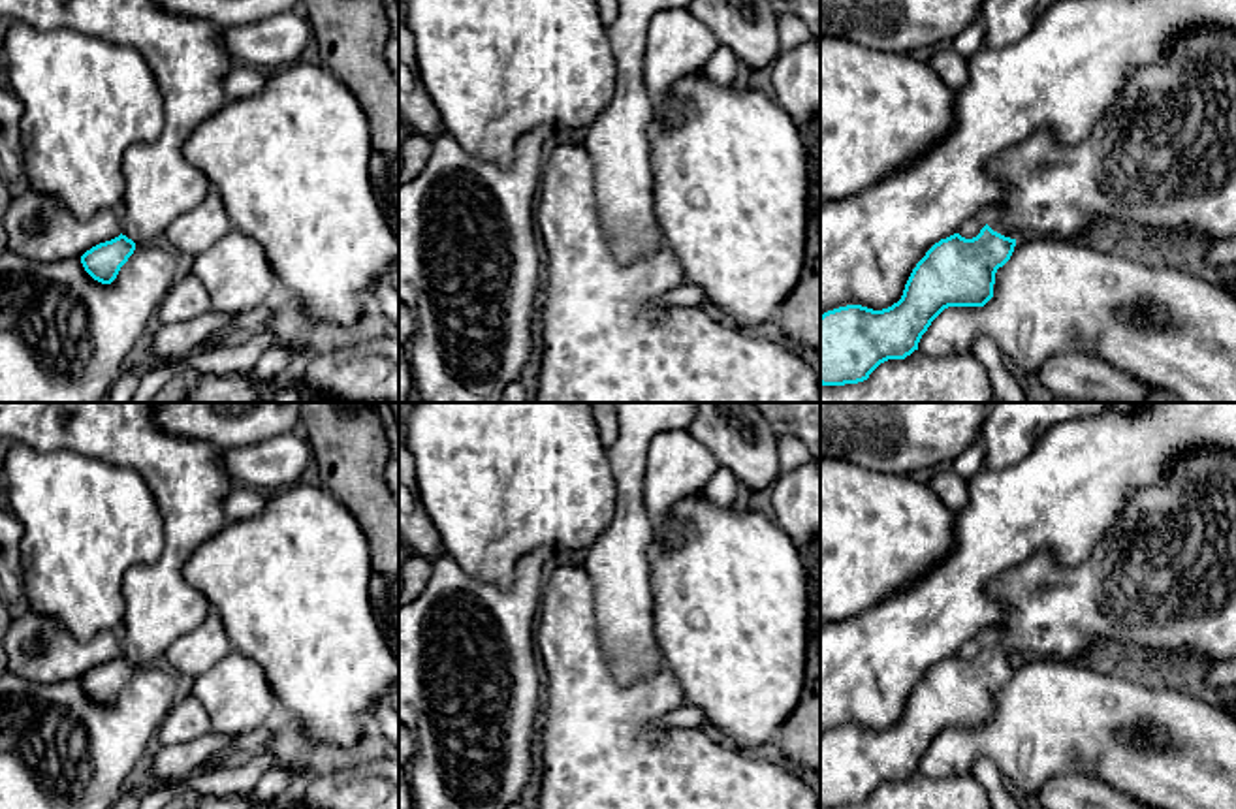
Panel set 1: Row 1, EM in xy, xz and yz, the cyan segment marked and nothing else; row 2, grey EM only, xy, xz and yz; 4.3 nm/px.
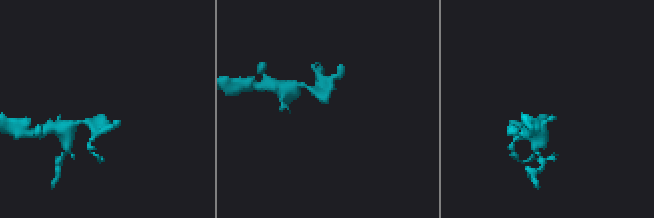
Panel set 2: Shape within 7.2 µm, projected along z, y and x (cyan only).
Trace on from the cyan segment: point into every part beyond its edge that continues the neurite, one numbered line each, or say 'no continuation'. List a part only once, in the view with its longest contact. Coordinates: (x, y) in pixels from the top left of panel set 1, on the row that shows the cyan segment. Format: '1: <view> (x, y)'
1: yz (1161, 162)

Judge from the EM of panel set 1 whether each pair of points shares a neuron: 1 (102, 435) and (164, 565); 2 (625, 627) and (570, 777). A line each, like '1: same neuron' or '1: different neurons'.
1: same neuron
2: different neurons

